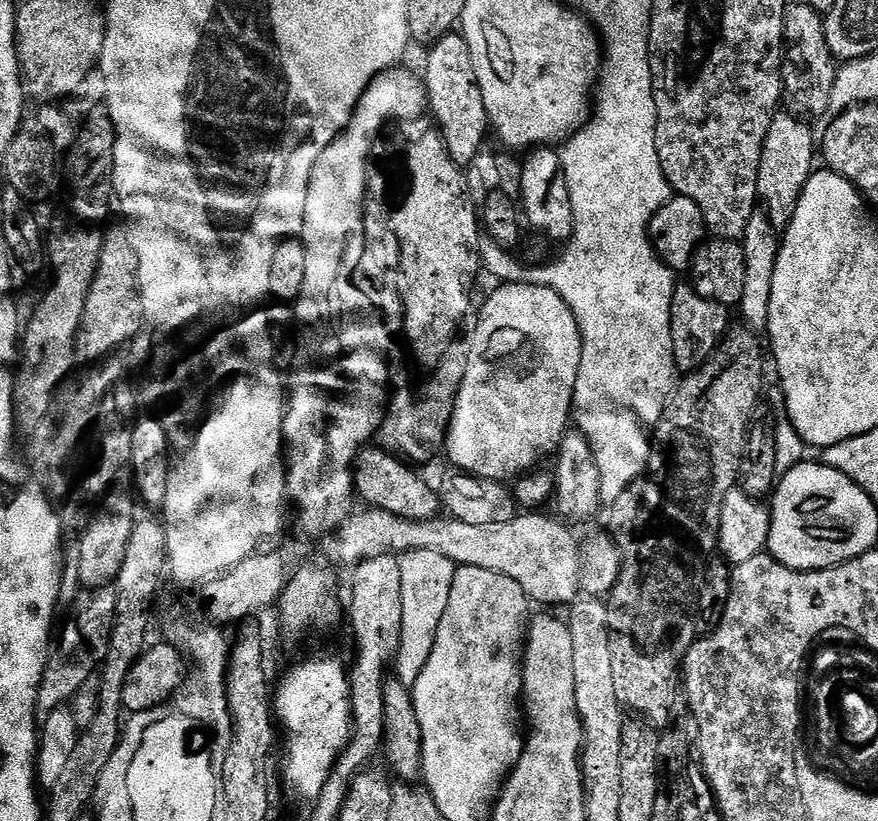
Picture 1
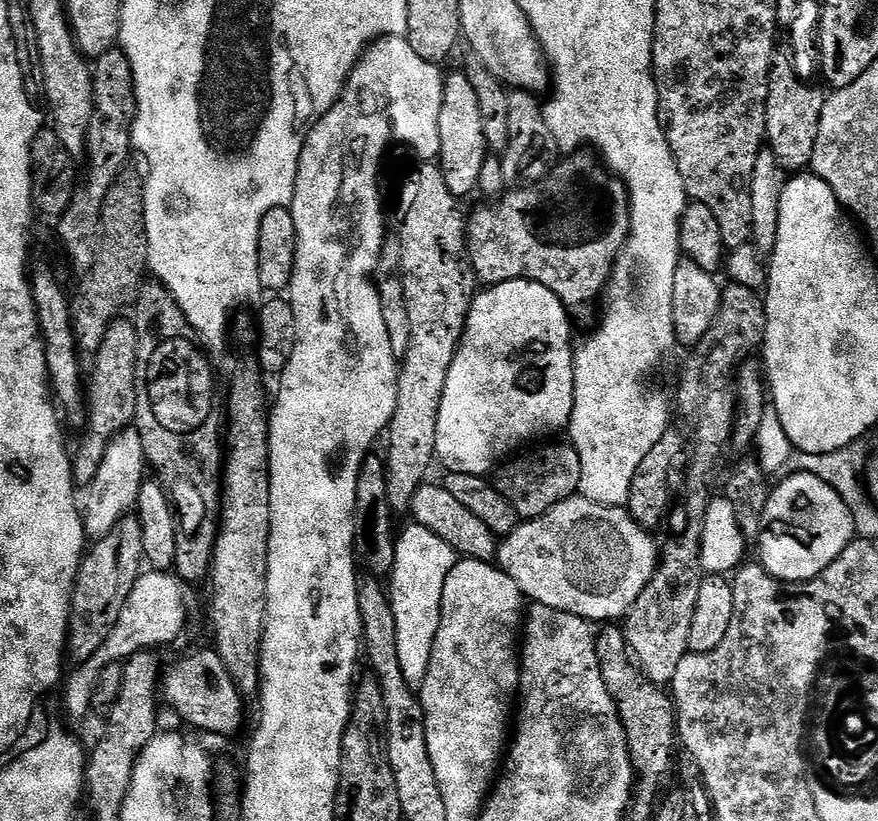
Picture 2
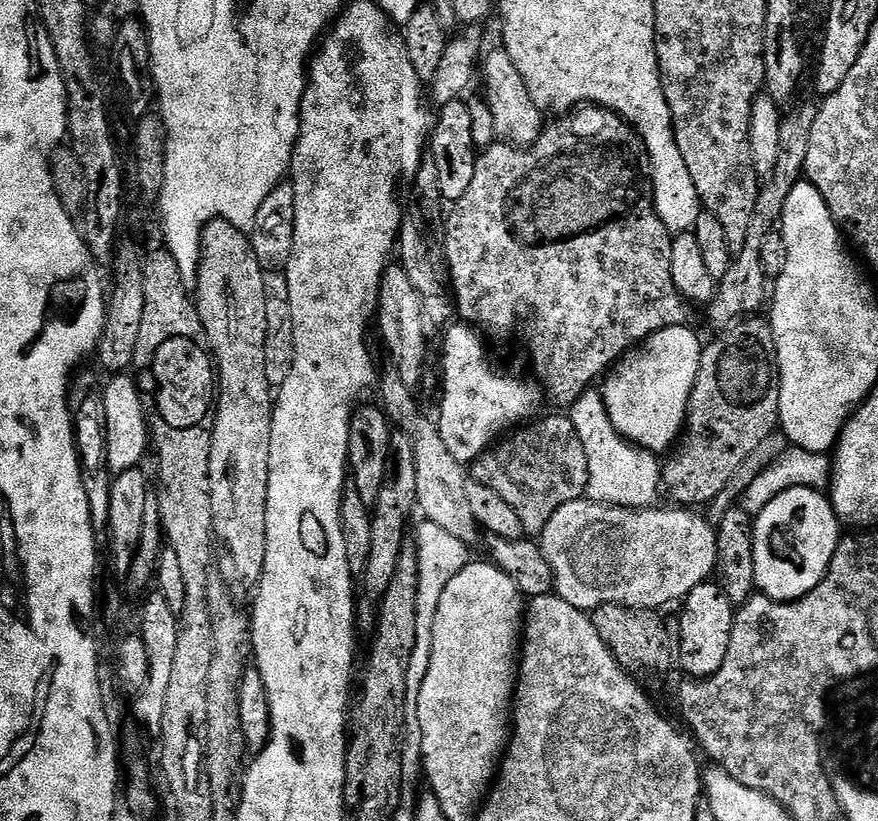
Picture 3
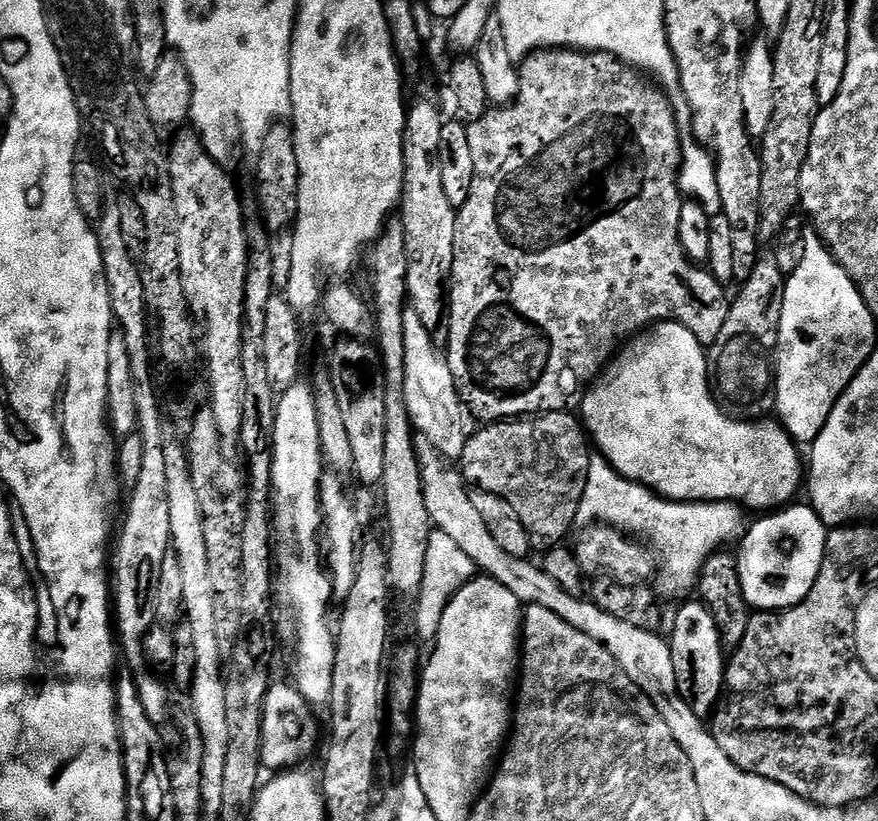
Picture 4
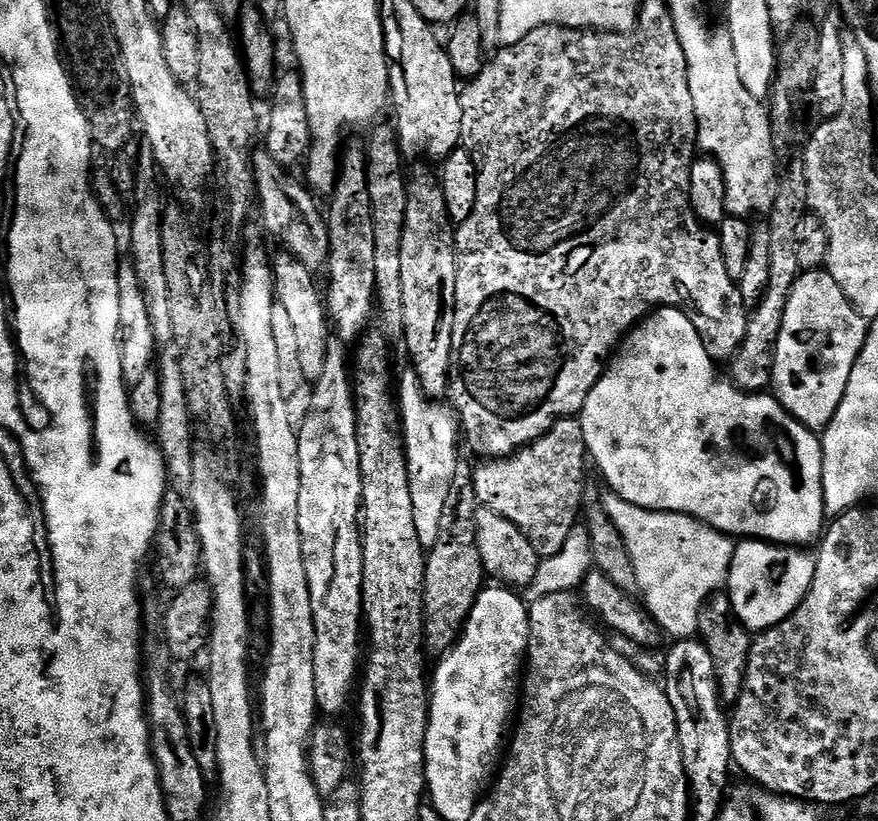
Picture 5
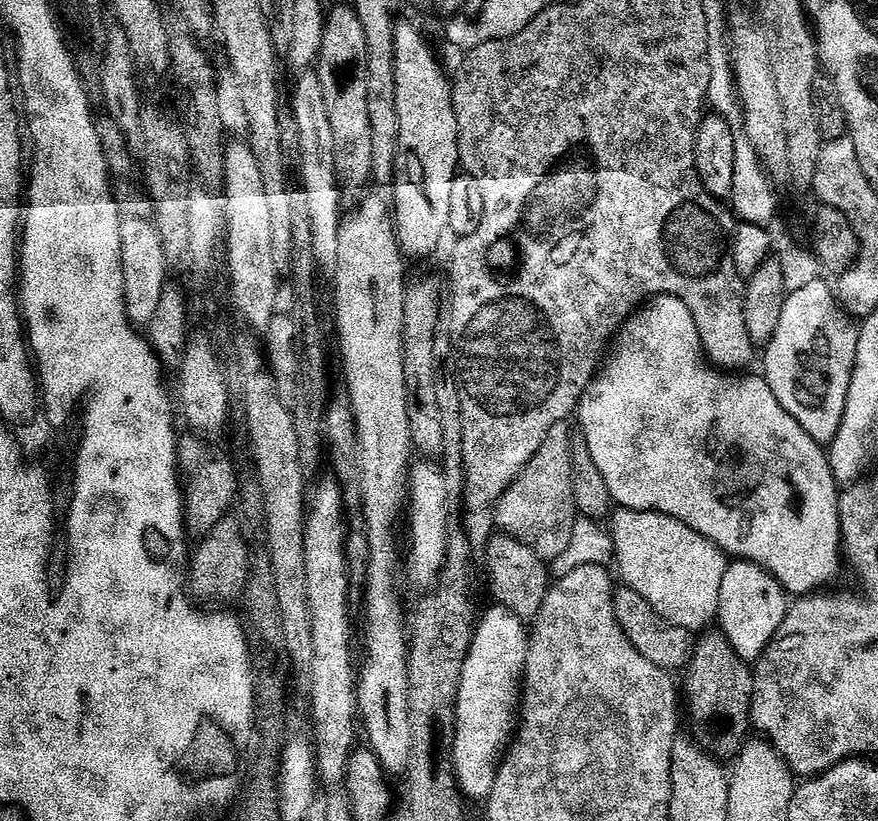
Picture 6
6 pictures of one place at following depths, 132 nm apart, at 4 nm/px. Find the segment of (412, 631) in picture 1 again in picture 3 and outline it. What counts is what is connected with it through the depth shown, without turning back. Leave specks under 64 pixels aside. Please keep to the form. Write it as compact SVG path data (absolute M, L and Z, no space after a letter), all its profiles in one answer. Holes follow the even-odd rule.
M421 521L420 526L415 527L414 543L416 552L419 554L419 584L418 584L418 617L417 617L417 645L410 656L410 665L406 674L406 726L404 727L404 749L402 750L402 774L404 775L405 785L421 783L422 765L424 755L422 754L422 722L418 719L418 696L421 694L422 682L425 681L426 673L430 668L430 654L433 652L433 624L434 618L437 616L438 603L441 602L442 591L449 585L454 574L458 574L469 563L470 552L469 547L462 543L458 538L454 538L452 534L443 530L442 526L437 526L428 521Z

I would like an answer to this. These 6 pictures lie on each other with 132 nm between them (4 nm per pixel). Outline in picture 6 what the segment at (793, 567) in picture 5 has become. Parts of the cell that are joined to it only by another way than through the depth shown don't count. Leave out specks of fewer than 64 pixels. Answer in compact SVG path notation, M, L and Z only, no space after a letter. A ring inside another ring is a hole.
M749 560L729 563L722 578L718 628L726 634L730 646L746 661L755 662L774 638L778 626L782 626L784 615L790 607L784 587L764 568L751 564Z

